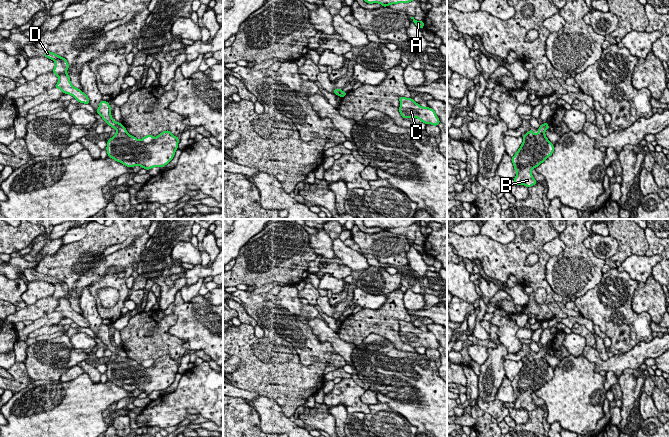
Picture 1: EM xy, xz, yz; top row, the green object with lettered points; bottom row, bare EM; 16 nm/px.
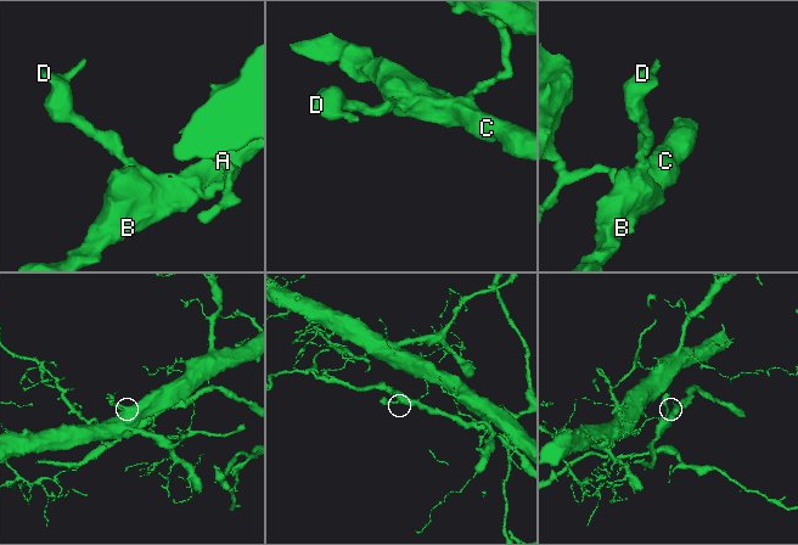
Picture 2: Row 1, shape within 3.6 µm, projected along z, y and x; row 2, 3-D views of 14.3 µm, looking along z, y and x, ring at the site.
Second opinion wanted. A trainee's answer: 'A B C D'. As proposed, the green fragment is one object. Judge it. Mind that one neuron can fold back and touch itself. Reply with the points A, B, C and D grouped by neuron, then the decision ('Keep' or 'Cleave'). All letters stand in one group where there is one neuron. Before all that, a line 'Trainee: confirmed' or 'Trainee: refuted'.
Trainee: refuted
Groups: A / B C D. Cleave

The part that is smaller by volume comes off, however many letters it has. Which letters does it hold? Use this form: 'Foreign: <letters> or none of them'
Foreign: B, C, D

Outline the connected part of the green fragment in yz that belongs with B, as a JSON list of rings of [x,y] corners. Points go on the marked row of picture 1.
[[[541,125],[536,135],[531,129],[523,135],[523,142],[512,157],[512,163],[517,175],[514,177],[515,185],[532,187],[537,184],[533,178],[532,169],[538,167],[553,154],[554,145],[545,135],[545,128]]]

